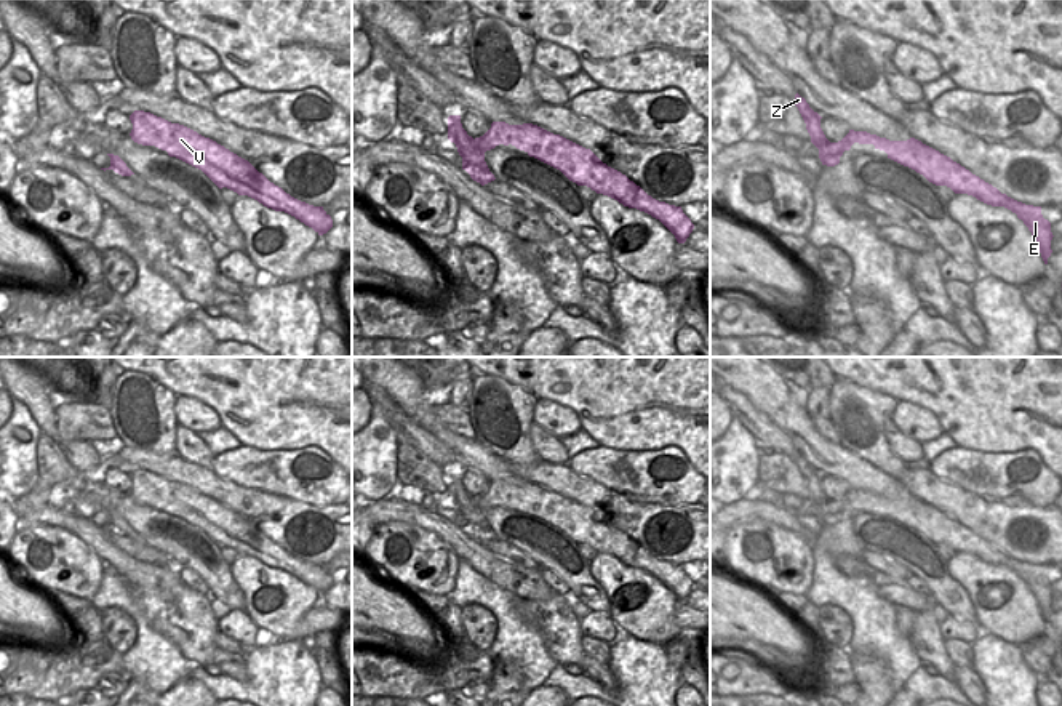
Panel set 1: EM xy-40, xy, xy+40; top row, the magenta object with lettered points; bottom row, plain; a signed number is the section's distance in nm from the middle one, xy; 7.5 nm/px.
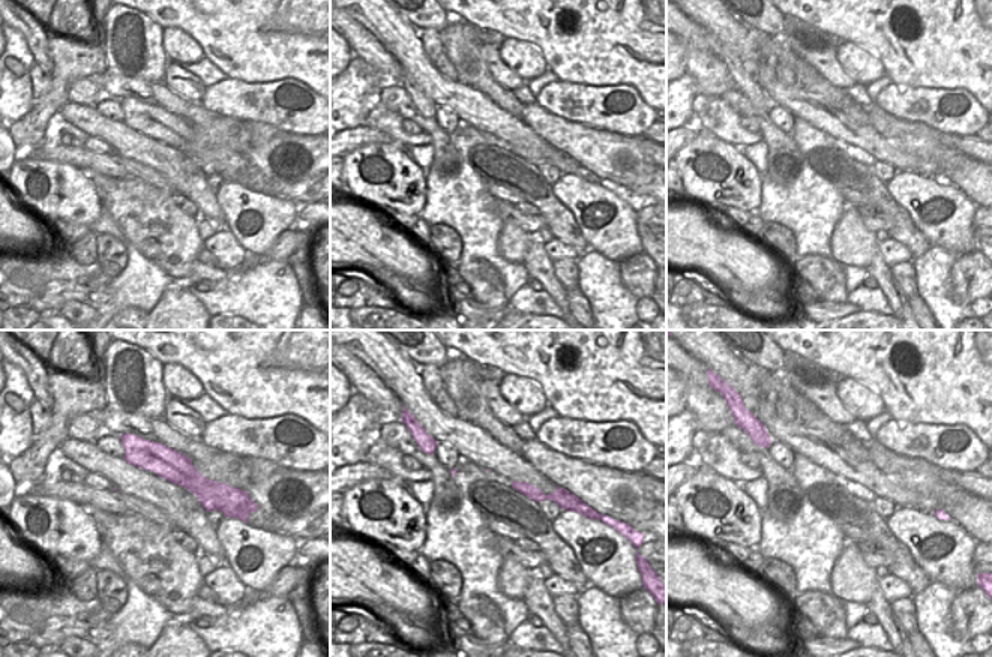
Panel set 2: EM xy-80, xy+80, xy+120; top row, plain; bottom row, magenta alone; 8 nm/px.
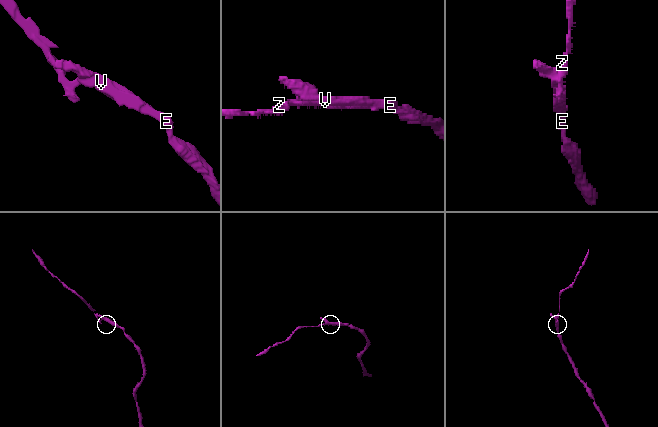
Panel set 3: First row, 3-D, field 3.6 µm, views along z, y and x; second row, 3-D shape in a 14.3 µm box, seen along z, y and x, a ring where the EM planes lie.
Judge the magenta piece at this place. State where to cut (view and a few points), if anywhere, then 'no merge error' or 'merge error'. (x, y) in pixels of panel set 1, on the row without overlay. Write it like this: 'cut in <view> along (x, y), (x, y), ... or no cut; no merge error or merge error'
cut in xy along (474, 498), (487, 508); merge error

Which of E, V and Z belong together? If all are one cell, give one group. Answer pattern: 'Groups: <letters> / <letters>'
Groups: E V / Z

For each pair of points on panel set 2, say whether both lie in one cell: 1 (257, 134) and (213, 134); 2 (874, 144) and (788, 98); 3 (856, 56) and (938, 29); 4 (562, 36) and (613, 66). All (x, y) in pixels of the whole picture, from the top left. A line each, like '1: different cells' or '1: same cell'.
1: same cell
2: same cell
3: different cells
4: same cell

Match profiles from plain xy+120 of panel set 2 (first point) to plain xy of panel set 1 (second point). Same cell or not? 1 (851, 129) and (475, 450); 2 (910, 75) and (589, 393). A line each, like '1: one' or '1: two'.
1: one
2: one

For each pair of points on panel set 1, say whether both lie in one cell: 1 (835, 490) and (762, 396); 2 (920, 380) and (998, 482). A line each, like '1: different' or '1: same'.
1: different
2: different

